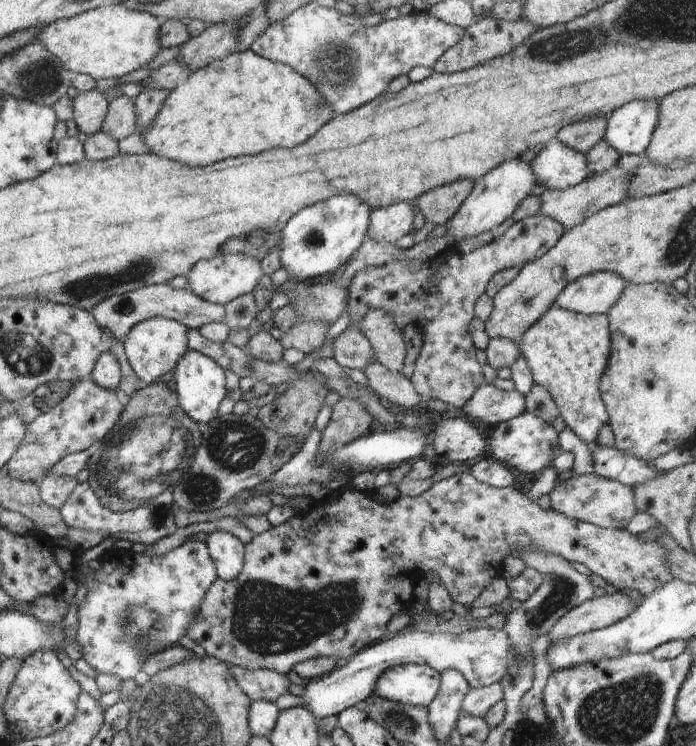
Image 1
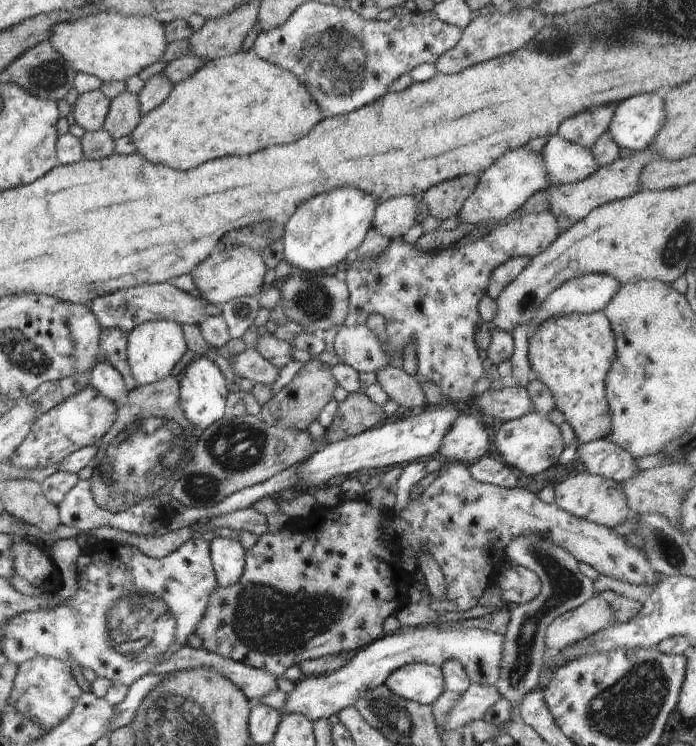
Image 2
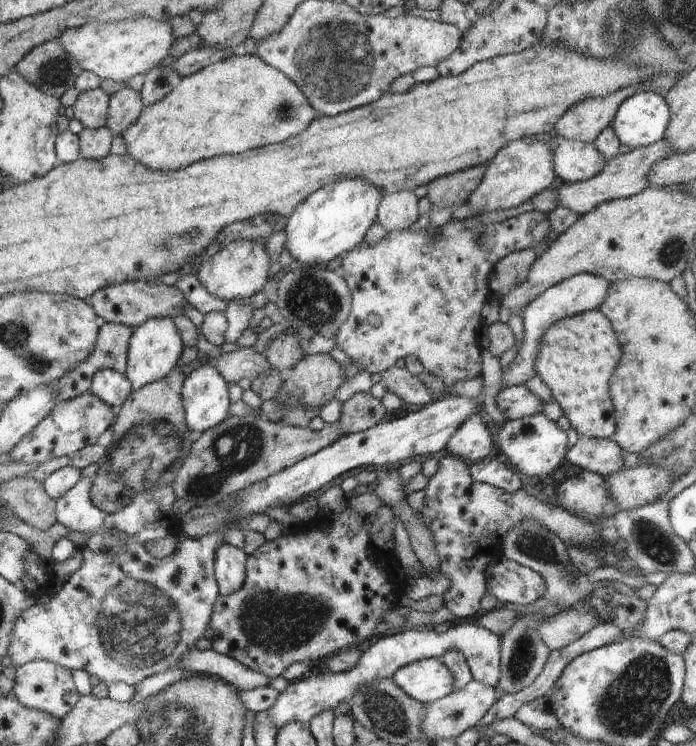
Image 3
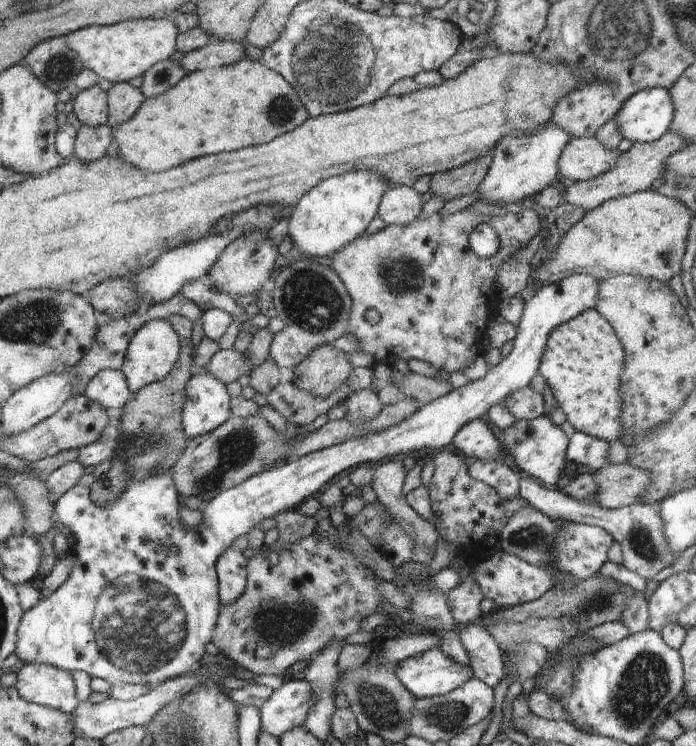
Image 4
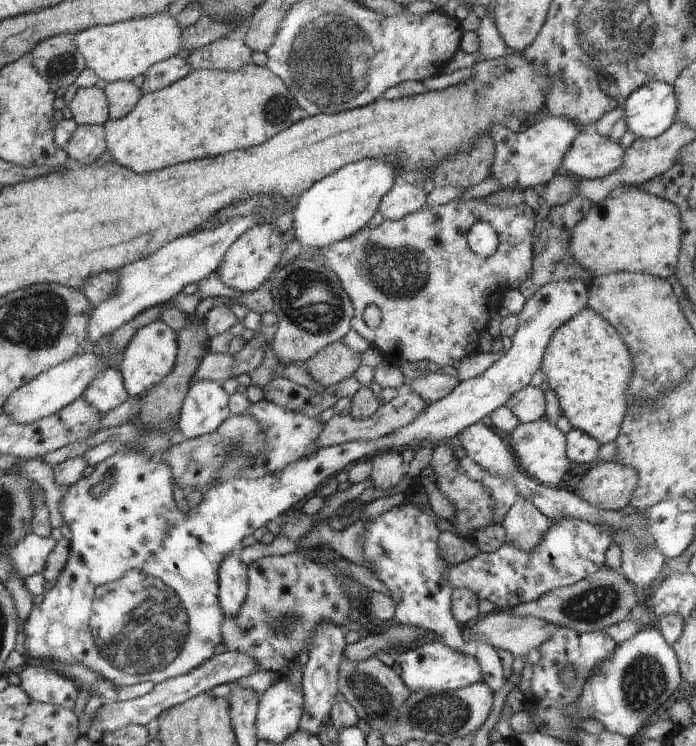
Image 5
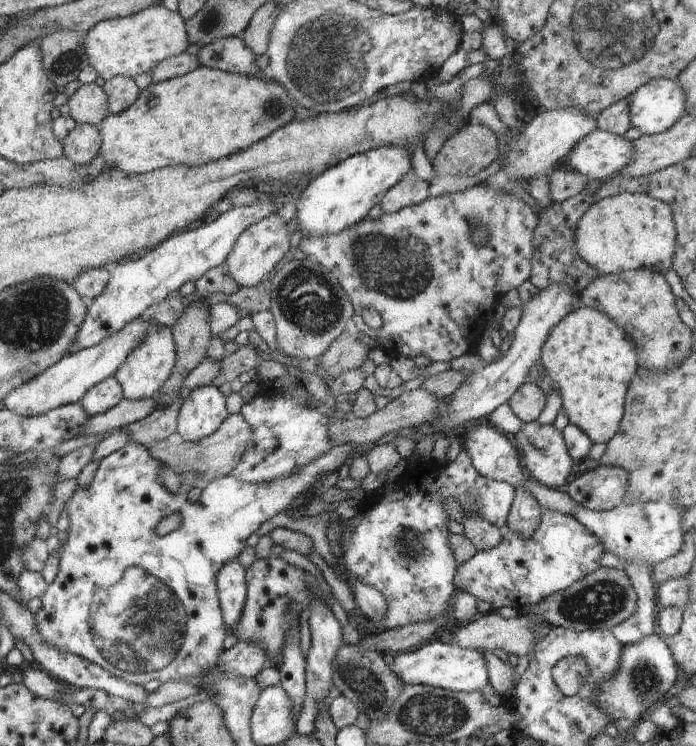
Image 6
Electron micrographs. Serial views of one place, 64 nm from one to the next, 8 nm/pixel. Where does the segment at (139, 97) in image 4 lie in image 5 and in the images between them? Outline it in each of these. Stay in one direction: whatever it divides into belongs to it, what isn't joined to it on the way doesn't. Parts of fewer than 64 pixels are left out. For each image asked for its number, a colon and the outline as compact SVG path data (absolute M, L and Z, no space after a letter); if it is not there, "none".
5: M117 80L117 82L107 84L103 88L103 94L107 98L109 120L119 120L125 114L129 114L131 108L141 98L141 90L135 88L131 82L125 82L125 80Z

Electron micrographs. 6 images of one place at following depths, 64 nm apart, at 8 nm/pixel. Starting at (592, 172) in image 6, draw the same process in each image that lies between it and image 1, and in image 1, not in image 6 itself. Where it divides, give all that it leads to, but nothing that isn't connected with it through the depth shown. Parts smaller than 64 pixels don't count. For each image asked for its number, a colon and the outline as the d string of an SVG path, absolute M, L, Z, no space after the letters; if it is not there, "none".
1: M557 138L529 156L529 164L535 176L535 184L553 192L573 188L587 176L591 176L587 158L561 144Z
2: M557 134L539 146L549 186L569 186L583 182L599 168L591 156L591 150L565 142Z
3: M555 140L555 146L551 148L551 158L553 158L553 174L557 176L557 184L577 184L593 178L603 170L607 160L595 150L593 144L583 144L577 140Z
4: M569 138L557 160L559 180L565 184L593 180L611 170L617 158L617 150L605 150L595 138Z
5: M585 130L577 134L561 160L559 172L569 174L577 180L605 178L607 174L619 170L623 164L625 150L619 142L597 134L595 130Z

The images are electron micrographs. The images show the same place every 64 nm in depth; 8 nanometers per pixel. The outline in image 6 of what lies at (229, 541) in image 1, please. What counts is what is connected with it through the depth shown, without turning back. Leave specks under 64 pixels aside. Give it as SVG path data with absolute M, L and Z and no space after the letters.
M231 560L215 576L215 586L217 586L217 600L219 600L219 610L221 610L221 620L225 630L229 632L235 622L241 616L241 610L245 606L247 598L247 586L245 586L245 572L239 566L239 560Z

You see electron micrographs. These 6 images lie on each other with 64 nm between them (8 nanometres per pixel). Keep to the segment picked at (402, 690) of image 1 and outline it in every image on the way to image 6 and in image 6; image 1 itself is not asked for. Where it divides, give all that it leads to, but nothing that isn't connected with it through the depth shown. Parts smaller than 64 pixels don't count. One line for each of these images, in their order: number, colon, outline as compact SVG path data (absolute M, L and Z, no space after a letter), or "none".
2: M407 664L393 670L383 686L409 702L431 706L443 694L443 672L429 664Z
3: M421 660L399 668L391 680L395 686L421 704L437 702L453 692L453 676L441 660Z
4: M441 648L399 662L393 668L393 674L415 700L445 696L473 678L471 668L463 670L451 658L447 658Z
5: M437 638L421 642L411 650L401 650L401 652L391 650L389 656L395 662L395 664L391 664L391 670L395 670L401 684L407 686L407 690L411 690L411 692L417 692L417 690L455 692L455 690L463 690L465 686L481 682L481 668L479 668L479 662L475 660L475 656L455 652L451 646L445 646Z
6: M427 642L425 646L395 654L395 666L391 672L399 678L401 684L407 686L431 686L449 692L473 692L473 690L489 690L489 676L485 668L485 660L479 650L461 650L459 646L445 642Z

